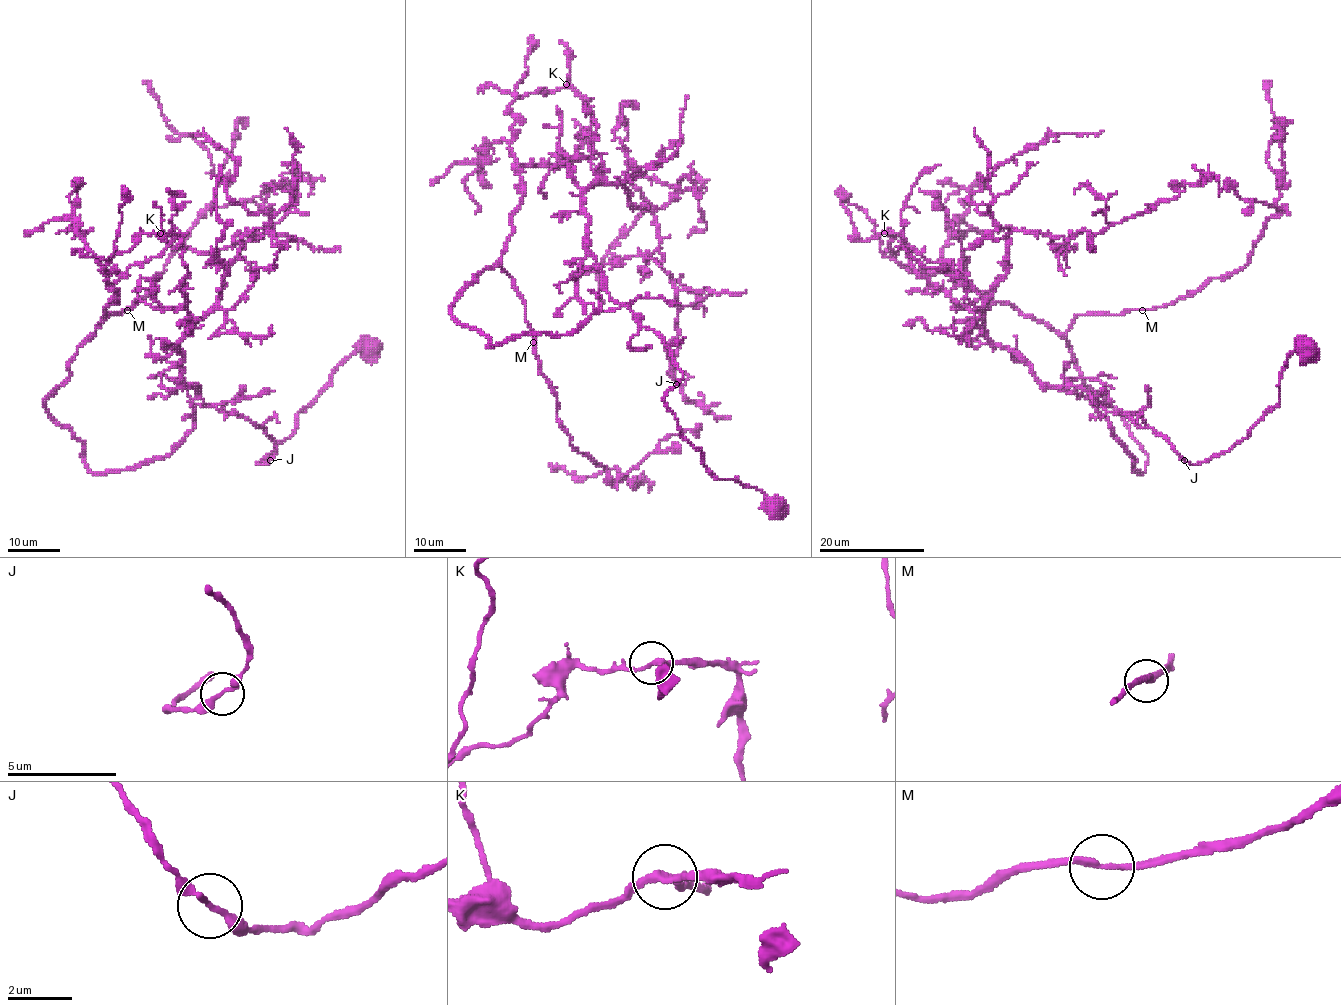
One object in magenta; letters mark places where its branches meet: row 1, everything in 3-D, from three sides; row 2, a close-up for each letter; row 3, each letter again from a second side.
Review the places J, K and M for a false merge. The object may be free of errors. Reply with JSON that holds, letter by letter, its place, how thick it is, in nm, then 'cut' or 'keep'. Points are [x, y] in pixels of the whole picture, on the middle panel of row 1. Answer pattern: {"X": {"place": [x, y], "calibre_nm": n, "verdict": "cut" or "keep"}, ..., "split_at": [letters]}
{"J": {"place": [676, 384], "calibre_nm": 180, "verdict": "keep"}, "K": {"place": [566, 84], "calibre_nm": 240, "verdict": "keep"}, "M": {"place": [533, 342], "calibre_nm": 200, "verdict": "keep"}, "split_at": []}

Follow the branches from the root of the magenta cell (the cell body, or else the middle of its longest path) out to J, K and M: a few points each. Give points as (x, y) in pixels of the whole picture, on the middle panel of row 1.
J: (774, 505), (760, 490), (718, 478), (703, 464), (703, 454), (679, 433), (664, 400), (677, 384)
K: (774, 505), (703, 464), (664, 400), (672, 351), (605, 289), (593, 113), (566, 84)
M: (774, 505), (703, 464), (672, 351), (607, 292), (492, 347), (451, 305), (499, 266), (534, 342)

